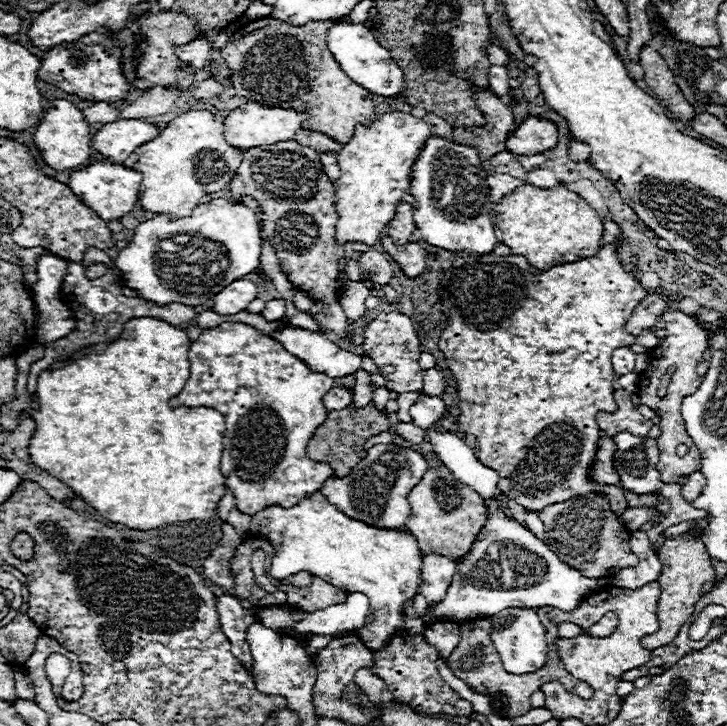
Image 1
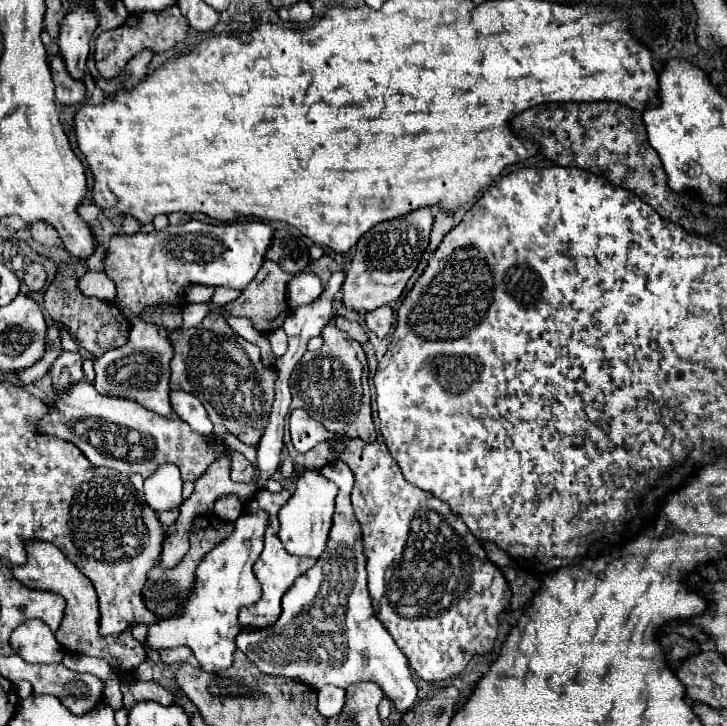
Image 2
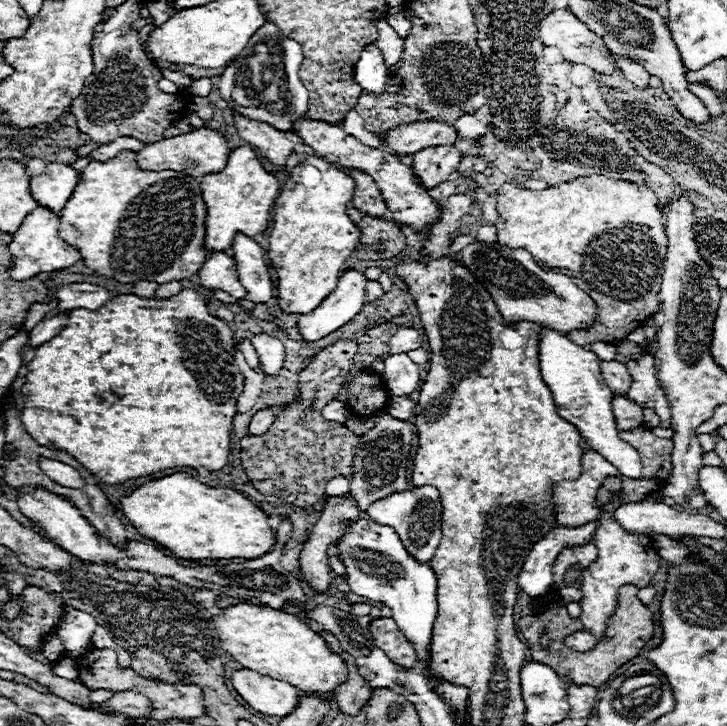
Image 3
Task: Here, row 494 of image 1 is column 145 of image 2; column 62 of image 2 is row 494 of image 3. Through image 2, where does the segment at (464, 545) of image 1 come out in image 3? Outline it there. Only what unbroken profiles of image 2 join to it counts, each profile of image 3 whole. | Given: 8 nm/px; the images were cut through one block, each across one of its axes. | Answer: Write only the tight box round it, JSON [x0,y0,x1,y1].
[368,486,442,562]

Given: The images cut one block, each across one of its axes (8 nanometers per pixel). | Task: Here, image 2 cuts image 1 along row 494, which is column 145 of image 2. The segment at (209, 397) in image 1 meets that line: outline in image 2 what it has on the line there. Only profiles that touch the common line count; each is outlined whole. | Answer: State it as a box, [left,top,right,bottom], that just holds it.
[104,220,274,316]

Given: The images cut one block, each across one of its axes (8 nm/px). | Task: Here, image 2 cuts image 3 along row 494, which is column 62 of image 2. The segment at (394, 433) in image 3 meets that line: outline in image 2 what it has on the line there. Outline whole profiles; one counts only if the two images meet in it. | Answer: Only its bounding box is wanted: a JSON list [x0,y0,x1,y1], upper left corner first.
[48,352,82,388]

